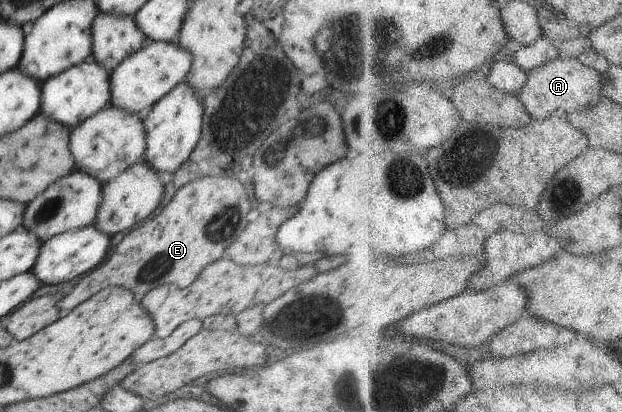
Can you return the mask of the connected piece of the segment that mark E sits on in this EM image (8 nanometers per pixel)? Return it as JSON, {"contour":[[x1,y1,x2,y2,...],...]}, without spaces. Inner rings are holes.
{"contour":[[207,176,187,182,175,192,167,206,147,223,127,234,103,263,85,274,71,294,58,303,64,313,75,309,107,286,131,289,137,297,157,285,173,283,187,287,213,261,223,257,225,249,245,229,249,215,249,199,245,187,231,177]]}

